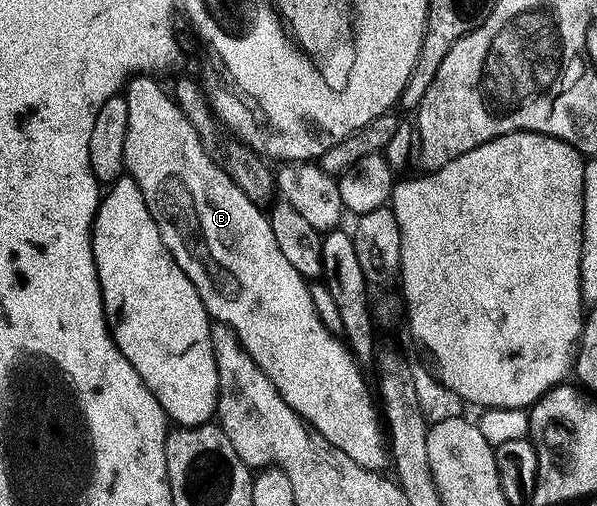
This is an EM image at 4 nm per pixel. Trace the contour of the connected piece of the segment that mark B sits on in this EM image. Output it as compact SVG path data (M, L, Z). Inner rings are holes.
M136 75L130 78L125 86L125 96L129 107L129 127L125 131L123 167L126 176L131 177L137 183L137 187L141 187L141 195L145 195L145 207L149 207L149 215L153 215L153 219L157 223L157 231L161 231L161 239L165 243L165 247L169 247L169 251L175 262L181 267L181 271L185 271L185 275L189 275L193 287L197 287L208 314L216 322L228 324L237 333L237 338L241 339L245 351L249 351L249 355L255 360L257 367L261 367L261 371L265 371L265 375L269 375L273 387L277 387L277 391L281 391L281 399L285 399L285 403L289 403L289 407L293 407L293 411L298 417L302 417L308 426L326 441L333 443L333 447L341 447L341 451L345 451L345 455L349 455L349 459L353 459L353 463L372 471L386 470L386 465L387 468L389 465L389 449L385 444L385 429L381 424L381 413L377 408L372 386L371 389L367 386L367 381L363 378L364 370L355 360L355 354L336 334L330 333L321 323L321 319L313 307L308 282L285 260L285 255L281 255L281 251L277 247L277 239L273 239L270 216L254 201L251 201L249 195L245 195L245 191L241 191L241 187L237 187L237 183L233 183L233 179L229 179L229 175L225 175L225 171L221 171L221 167L217 167L217 163L213 163L213 159L209 159L197 131L193 131L193 123L189 123L187 116L180 111L174 96L168 90L166 93L155 81L158 80L151 75Z

